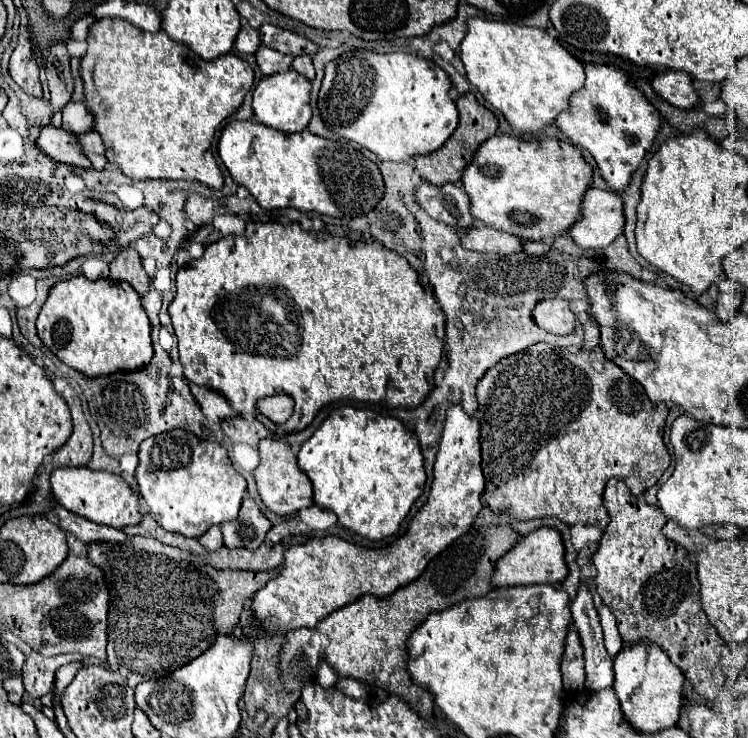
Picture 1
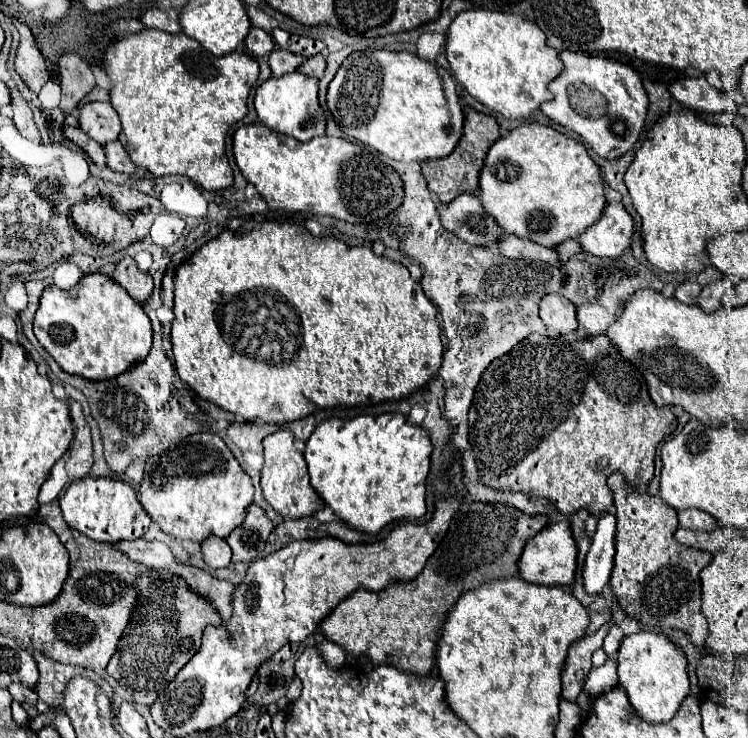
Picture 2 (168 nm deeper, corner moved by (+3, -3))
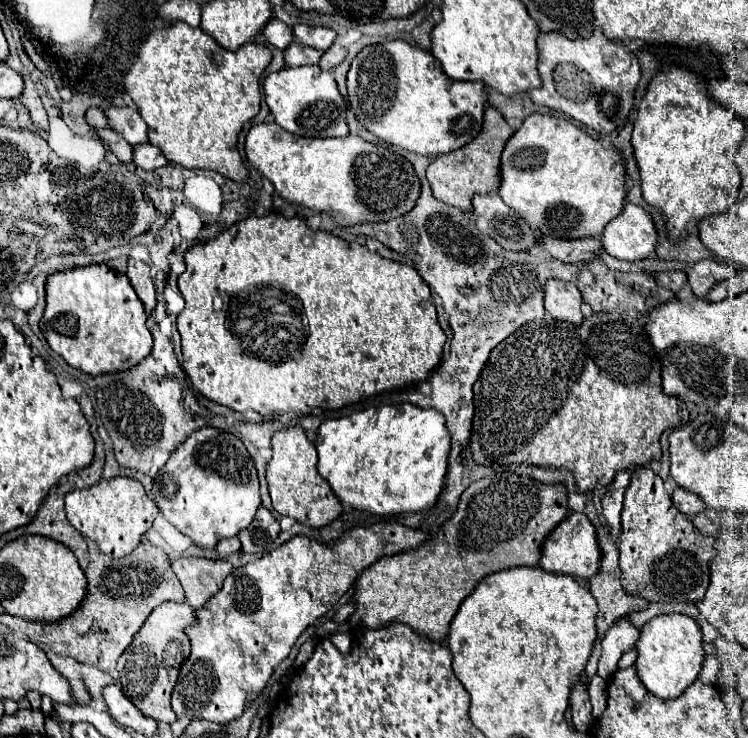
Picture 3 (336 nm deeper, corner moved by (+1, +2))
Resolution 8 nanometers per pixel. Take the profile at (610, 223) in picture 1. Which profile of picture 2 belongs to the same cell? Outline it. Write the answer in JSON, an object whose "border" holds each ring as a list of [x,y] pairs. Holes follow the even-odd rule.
{"border":[[[607,203],[601,219],[595,221],[583,235],[579,235],[579,245],[583,251],[597,257],[619,257],[629,249],[633,233],[633,219],[621,203]]]}

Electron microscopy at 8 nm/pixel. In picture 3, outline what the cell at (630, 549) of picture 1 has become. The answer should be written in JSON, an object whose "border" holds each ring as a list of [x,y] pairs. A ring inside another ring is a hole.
{"border":[[[637,466],[633,470],[623,500],[621,526],[619,568],[621,584],[629,594],[649,602],[695,602],[695,598],[703,598],[709,586],[709,562],[717,556],[715,538],[701,534],[691,518],[671,504],[663,480],[647,466]]]}

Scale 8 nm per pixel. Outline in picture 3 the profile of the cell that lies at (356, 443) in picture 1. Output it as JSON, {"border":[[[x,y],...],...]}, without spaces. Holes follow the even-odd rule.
{"border":[[[403,402],[397,406],[359,410],[345,418],[325,420],[317,430],[315,448],[319,456],[317,470],[331,484],[335,496],[341,502],[353,506],[355,510],[365,510],[377,516],[391,516],[403,512],[419,512],[437,502],[447,474],[451,436],[441,412]]]}

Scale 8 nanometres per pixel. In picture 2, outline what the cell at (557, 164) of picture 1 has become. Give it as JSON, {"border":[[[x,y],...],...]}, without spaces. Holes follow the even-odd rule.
{"border":[[[539,123],[519,125],[517,129],[509,131],[509,135],[499,137],[491,145],[479,175],[479,201],[485,213],[491,215],[505,233],[529,237],[531,241],[537,241],[545,247],[555,247],[565,239],[577,237],[589,225],[593,225],[605,207],[603,189],[605,183],[601,169],[589,157],[585,145]]]}

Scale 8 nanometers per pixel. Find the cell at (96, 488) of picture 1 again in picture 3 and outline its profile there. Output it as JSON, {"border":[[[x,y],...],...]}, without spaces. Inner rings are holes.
{"border":[[[123,476],[115,480],[101,480],[85,490],[69,492],[65,496],[65,510],[73,528],[77,528],[85,538],[91,538],[101,552],[111,558],[123,558],[131,554],[159,514],[157,504],[147,496],[141,482]]]}

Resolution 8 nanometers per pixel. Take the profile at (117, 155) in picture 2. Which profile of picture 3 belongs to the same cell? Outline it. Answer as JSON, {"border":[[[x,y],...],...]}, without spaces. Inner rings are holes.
{"border":[[[139,144],[135,146],[135,160],[133,160],[139,168],[143,170],[155,170],[167,164],[167,158],[163,156],[161,148],[153,146],[153,144]]]}

